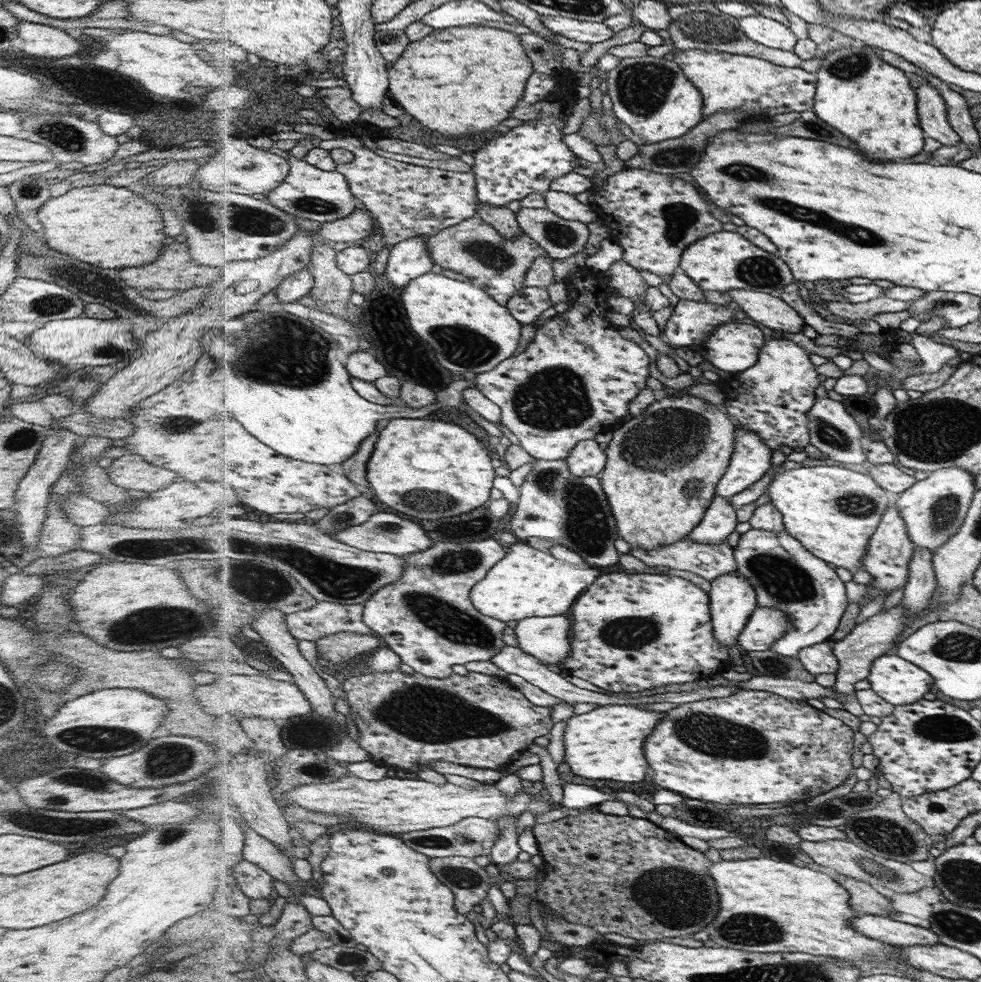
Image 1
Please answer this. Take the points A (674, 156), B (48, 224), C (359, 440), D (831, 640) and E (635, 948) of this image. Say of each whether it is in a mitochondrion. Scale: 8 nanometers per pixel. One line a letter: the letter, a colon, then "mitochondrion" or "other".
A: mitochondrion
B: other
C: other
D: other
E: other

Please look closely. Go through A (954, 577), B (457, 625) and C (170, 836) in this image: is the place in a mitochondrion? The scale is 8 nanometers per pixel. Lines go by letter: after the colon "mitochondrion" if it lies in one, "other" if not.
A: other
B: mitochondrion
C: mitochondrion

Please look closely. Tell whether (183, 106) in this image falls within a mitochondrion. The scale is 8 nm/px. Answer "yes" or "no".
no

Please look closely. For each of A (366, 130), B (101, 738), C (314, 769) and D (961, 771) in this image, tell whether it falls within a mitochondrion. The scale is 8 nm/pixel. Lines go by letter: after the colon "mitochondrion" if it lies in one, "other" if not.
A: other
B: mitochondrion
C: mitochondrion
D: other

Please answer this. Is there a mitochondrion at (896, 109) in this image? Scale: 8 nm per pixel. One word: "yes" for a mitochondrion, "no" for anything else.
no

